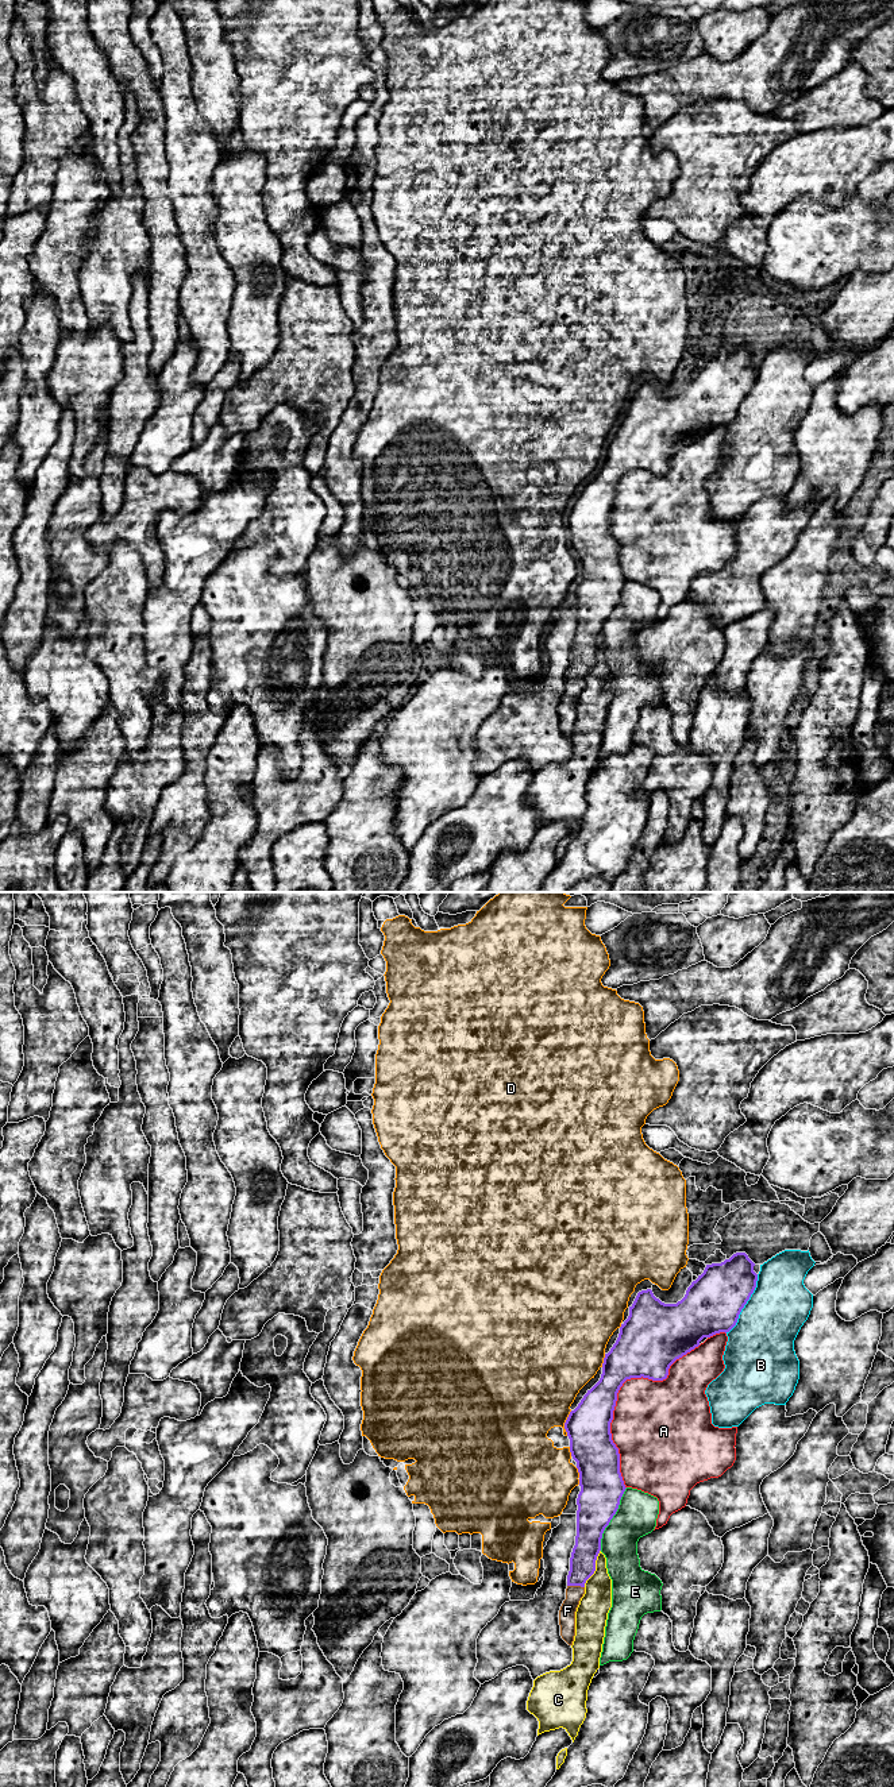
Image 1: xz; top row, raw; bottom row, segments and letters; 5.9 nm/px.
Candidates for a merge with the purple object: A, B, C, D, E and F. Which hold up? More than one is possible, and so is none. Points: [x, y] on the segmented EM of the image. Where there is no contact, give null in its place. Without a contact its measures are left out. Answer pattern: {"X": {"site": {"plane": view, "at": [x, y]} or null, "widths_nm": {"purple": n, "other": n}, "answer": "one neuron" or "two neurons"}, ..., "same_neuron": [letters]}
{"A": {"site": {"plane": "xz", "at": [616, 1394]}, "widths_nm": {"purple": 260, "other": 440}, "answer": "two neurons"}, "B": {"site": {"plane": "xz", "at": [746, 1303]}, "widths_nm": {"purple": 340, "other": 380}, "answer": "two neurons"}, "C": {"site": {"plane": "xz", "at": [594, 1569]}, "widths_nm": {"purple": 160, "other": 180}, "answer": "two neurons"}, "D": {"site": {"plane": "xz", "at": [565, 1423]}, "widths_nm": {"purple": 260, "other": 460}, "answer": "two neurons"}, "E": {"site": {"plane": "xz", "at": [612, 1517]}, "widths_nm": {"purple": 260, "other": 240}, "answer": "two neurons"}, "F": {"site": {"plane": "xz", "at": [575, 1585]}, "widths_nm": {"purple": 160, "other": 100}, "answer": "one neuron"}, "same_neuron": ["F"]}

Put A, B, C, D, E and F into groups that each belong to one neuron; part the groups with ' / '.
A / B / C / D / E / F

